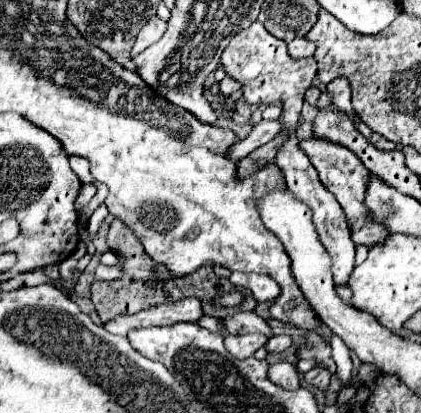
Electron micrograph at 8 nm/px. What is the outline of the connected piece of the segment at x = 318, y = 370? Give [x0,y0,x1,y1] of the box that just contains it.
[304,365,330,393]

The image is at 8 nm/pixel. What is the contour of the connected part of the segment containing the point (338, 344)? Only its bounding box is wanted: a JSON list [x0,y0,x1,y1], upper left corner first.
[330,333,352,383]

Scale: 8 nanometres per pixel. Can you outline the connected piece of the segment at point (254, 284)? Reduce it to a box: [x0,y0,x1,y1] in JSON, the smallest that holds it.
[230,271,280,301]

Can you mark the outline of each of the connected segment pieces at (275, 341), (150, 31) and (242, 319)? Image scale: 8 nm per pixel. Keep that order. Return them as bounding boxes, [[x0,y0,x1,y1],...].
[[266,335,292,353],[132,15,166,57],[222,313,272,337]]

